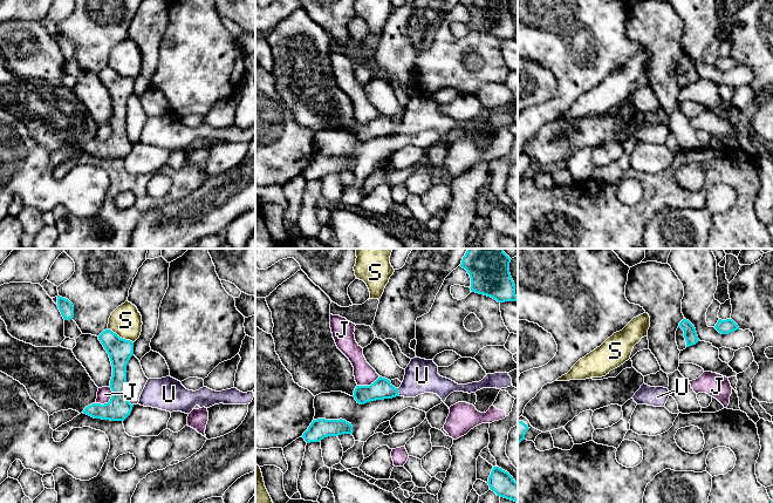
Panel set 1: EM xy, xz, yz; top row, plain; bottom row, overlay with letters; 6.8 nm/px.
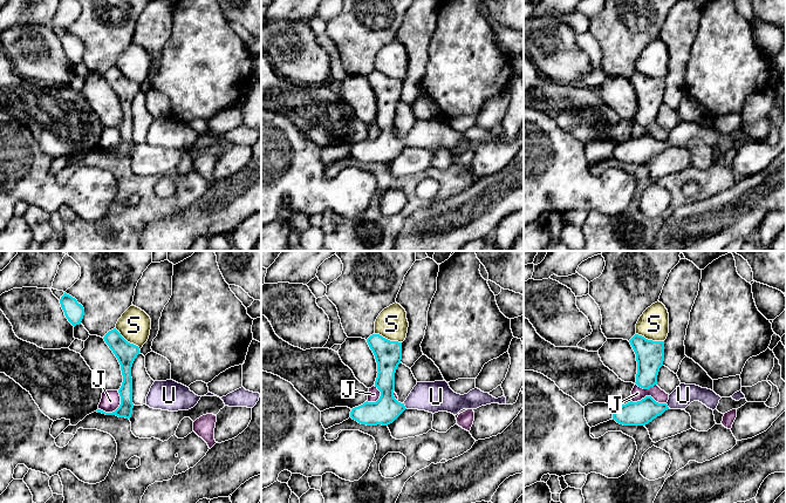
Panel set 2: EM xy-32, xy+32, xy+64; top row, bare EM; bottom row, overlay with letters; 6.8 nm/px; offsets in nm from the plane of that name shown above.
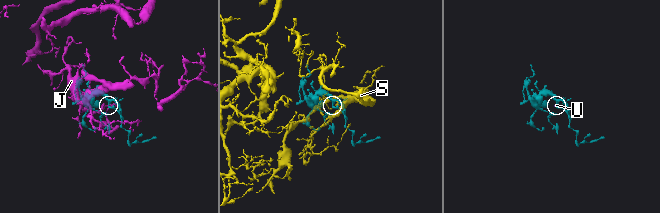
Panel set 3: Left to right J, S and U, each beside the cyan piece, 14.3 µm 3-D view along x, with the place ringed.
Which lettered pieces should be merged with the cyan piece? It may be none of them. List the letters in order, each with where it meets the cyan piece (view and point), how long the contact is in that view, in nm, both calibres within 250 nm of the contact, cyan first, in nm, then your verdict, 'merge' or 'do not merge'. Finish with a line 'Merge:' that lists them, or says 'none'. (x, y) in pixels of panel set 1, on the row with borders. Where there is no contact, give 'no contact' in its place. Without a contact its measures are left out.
J: meets cyan in xy at (109, 401); contact 160 nm long; 170 nm thick on the cyan side, 100 nm on the other; do not merge
S: meets cyan in xy at (118, 337); contact 200 nm long; 170 nm thick on the cyan side, 220 nm on the other; do not merge
U: meets cyan in xz at (397, 392); contact 60 nm long; 140 nm thick on the cyan side, 220 nm on the other; merge
Merge: U

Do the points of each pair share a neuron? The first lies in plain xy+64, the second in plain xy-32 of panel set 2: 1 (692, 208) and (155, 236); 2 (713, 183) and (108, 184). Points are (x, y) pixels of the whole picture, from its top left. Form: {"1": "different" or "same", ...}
{"1": "same", "2": "different"}

